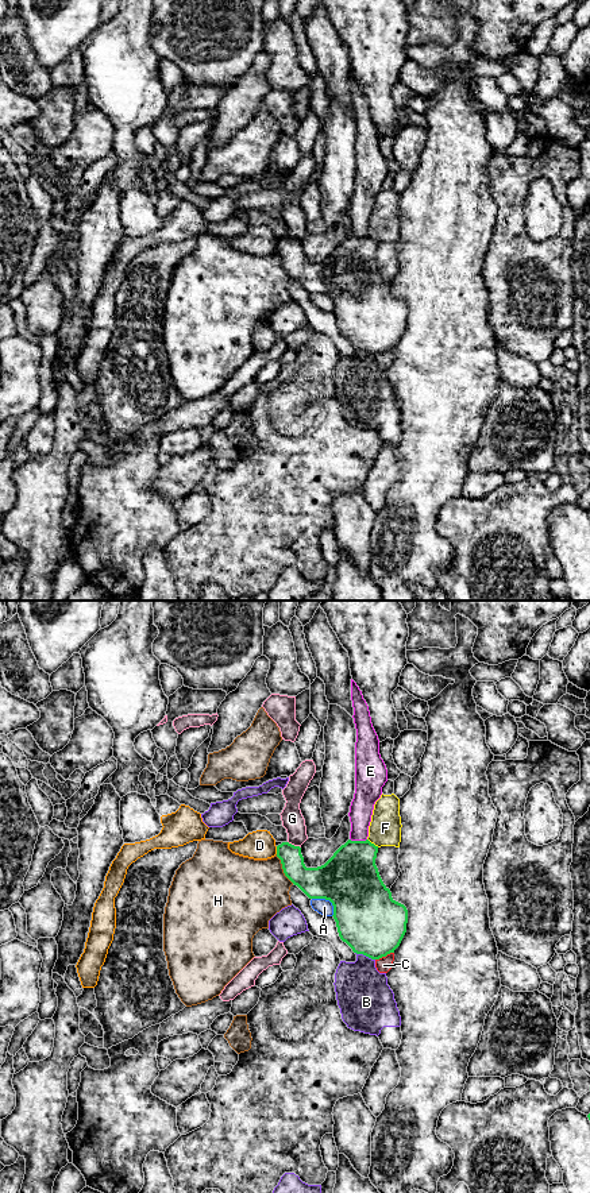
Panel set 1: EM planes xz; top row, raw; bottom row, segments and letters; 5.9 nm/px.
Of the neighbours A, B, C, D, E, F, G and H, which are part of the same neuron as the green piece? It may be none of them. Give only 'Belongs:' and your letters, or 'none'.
Belongs: none

